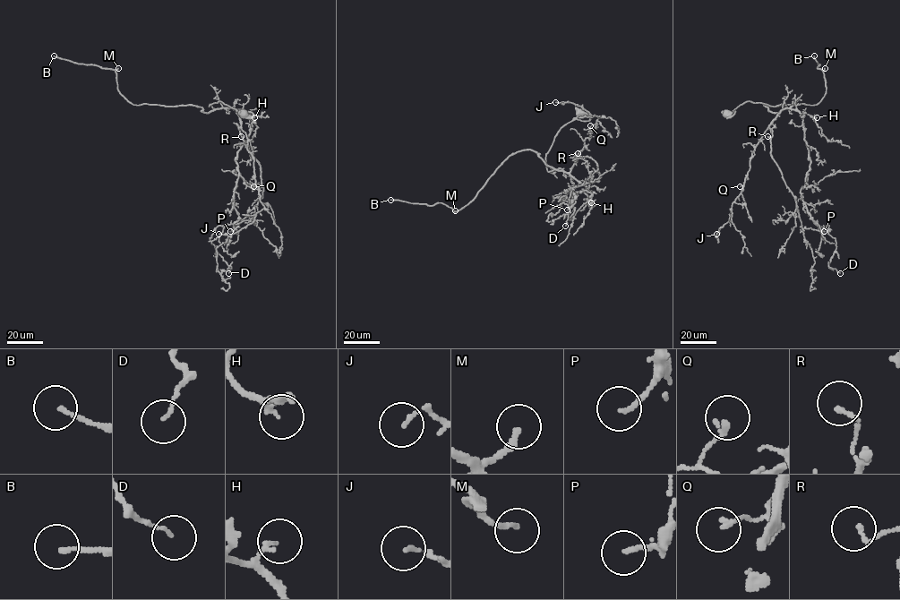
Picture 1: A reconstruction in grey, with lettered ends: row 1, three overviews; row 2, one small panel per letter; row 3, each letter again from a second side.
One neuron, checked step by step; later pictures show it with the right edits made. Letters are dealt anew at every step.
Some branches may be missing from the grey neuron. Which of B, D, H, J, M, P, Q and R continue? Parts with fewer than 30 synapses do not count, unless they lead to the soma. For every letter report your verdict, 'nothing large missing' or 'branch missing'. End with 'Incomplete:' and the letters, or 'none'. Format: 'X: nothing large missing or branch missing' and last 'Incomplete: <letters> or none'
B: branch missing
D: nothing large missing
H: nothing large missing
J: nothing large missing
M: branch missing
P: nothing large missing
Q: nothing large missing
R: nothing large missing
Incomplete: B, M

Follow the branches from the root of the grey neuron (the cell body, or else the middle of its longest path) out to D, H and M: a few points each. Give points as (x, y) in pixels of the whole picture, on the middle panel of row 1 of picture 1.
D: (581, 113), (545, 157), (587, 188), (570, 186), (576, 198), (546, 220), (567, 214), (565, 226)
H: (581, 113), (565, 124), (555, 137), (546, 154), (546, 168), (548, 171), (569, 172), (586, 187), (591, 202)
M: (581, 113), (560, 129), (546, 154), (547, 170), (552, 170), (537, 153), (512, 153), (471, 201), (455, 210)

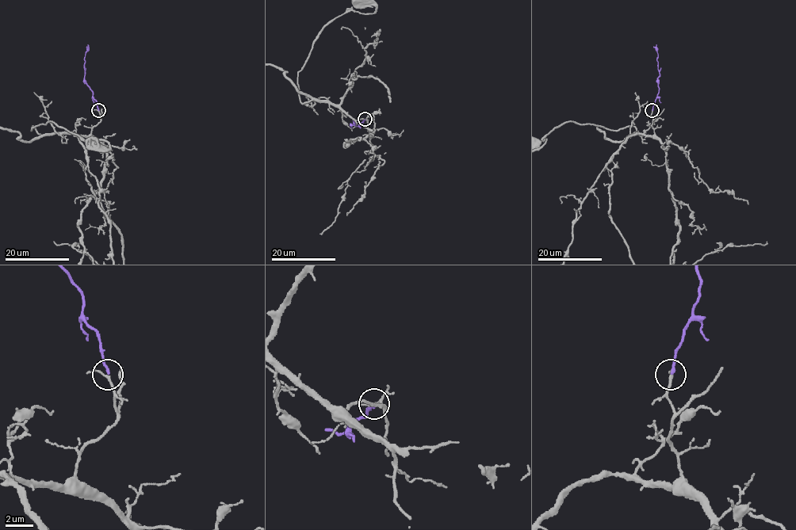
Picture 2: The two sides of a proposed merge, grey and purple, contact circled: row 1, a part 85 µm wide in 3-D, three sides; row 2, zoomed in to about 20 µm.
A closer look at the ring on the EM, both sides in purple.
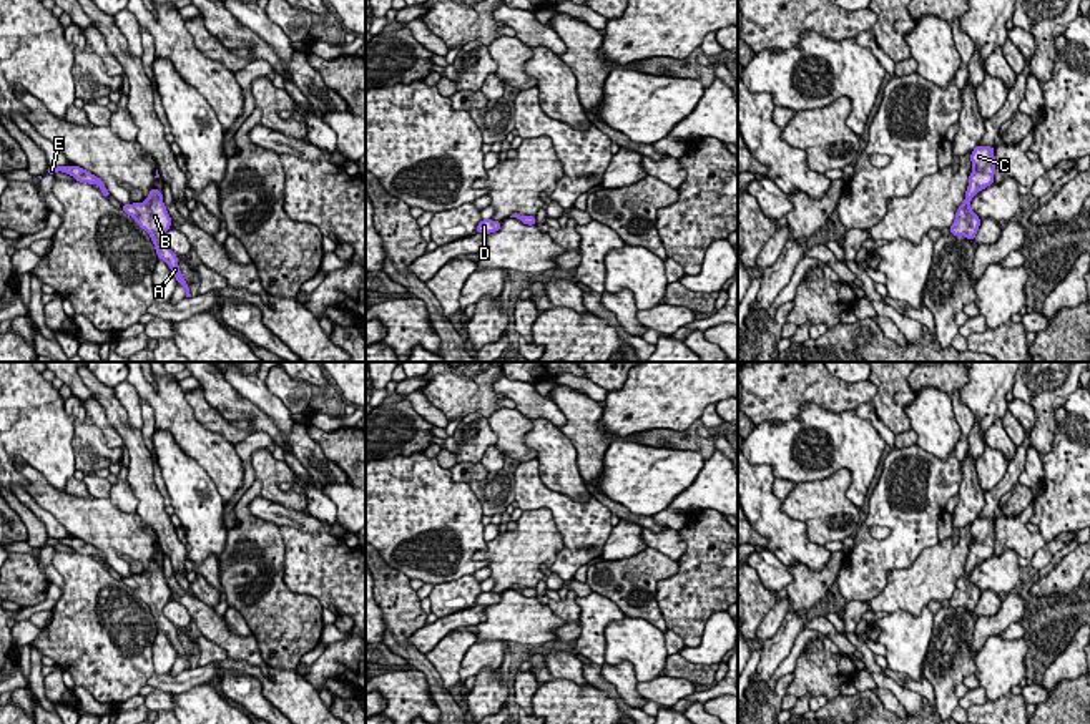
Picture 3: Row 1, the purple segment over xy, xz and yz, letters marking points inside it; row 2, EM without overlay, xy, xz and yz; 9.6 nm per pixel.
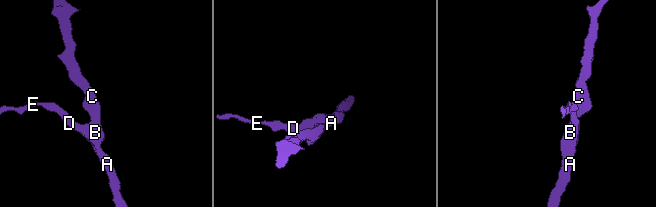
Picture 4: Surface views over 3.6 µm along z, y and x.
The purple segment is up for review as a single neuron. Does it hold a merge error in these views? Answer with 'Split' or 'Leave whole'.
Leave whole

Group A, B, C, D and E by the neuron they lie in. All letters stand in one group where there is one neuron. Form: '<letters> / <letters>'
A B C D E

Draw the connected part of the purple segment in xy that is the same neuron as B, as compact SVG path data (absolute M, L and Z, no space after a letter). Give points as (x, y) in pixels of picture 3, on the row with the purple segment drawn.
M153 188L146 201L123 204L121 209L150 234L158 257L169 266L178 284L186 289L186 297L191 297L188 282L184 281L178 266L178 256L163 242L164 232L171 227L171 218L163 203L163 193Z

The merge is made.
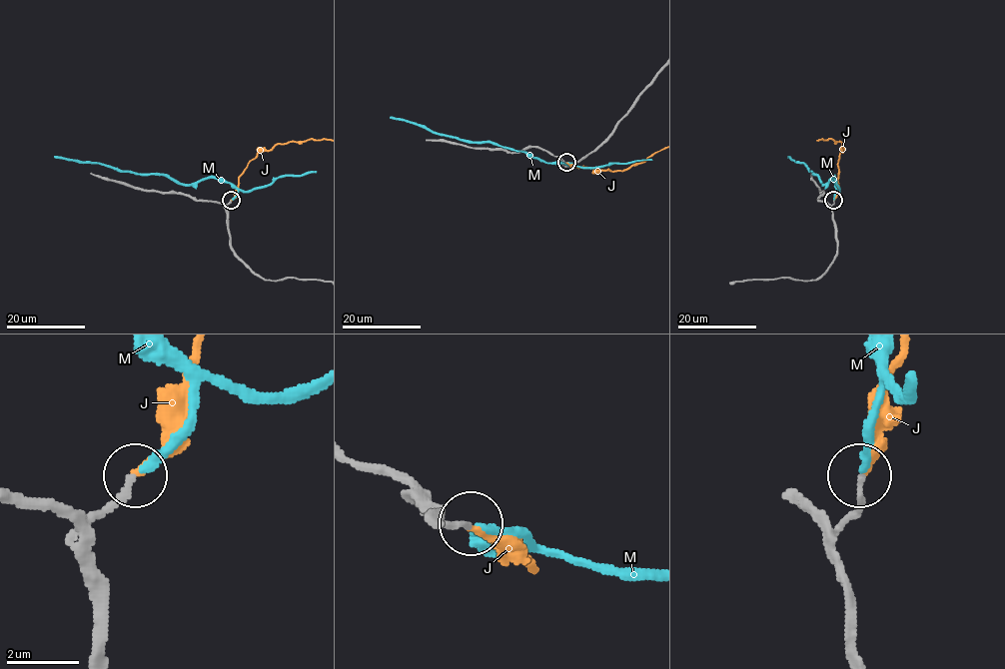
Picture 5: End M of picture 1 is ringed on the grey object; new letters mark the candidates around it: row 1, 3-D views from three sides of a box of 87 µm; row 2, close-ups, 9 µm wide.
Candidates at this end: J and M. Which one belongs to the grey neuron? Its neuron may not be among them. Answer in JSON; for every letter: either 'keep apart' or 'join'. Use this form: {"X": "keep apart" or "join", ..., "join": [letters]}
{"J": "join", "M": "keep apart", "join": ["J"]}

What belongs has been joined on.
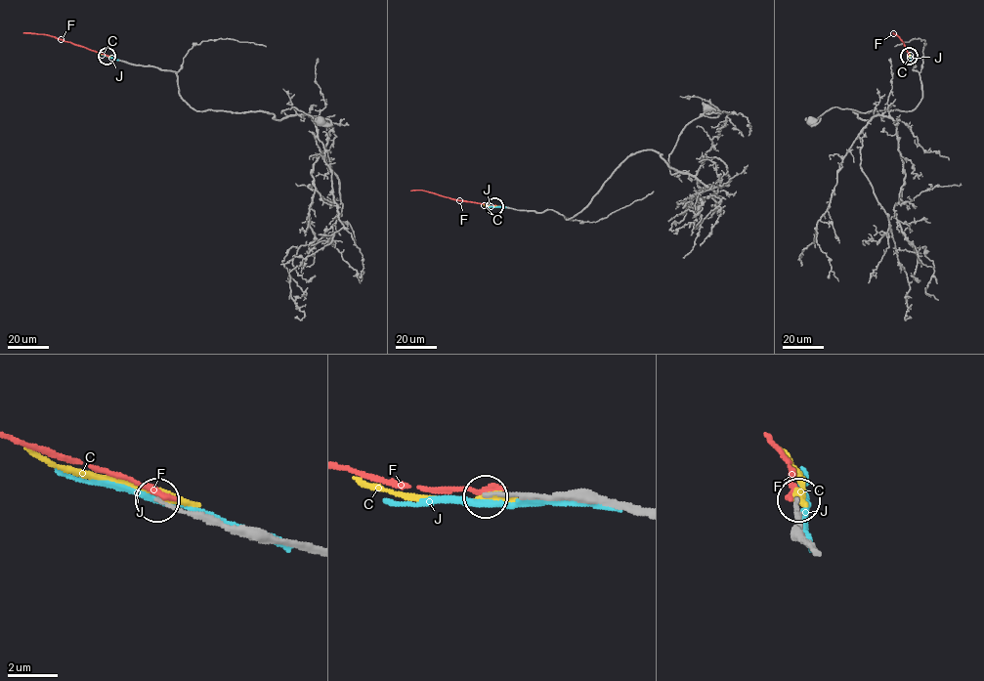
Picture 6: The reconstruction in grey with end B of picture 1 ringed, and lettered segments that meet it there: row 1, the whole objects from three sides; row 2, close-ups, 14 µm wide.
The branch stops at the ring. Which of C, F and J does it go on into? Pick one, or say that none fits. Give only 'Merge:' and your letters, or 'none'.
Merge: none

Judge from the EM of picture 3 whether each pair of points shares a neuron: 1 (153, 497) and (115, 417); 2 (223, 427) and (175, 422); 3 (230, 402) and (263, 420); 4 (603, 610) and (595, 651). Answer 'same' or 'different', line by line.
1: same
2: different
3: same
4: same

